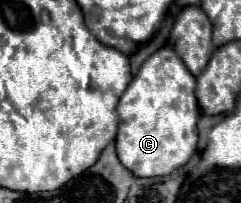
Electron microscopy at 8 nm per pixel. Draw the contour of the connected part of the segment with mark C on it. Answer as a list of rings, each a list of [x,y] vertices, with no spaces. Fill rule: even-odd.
[[[163,46],[143,62],[117,104],[121,122],[115,148],[119,162],[127,170],[139,178],[167,176],[189,162],[197,148],[199,106],[193,94],[195,88],[197,76],[185,68],[173,48]]]

